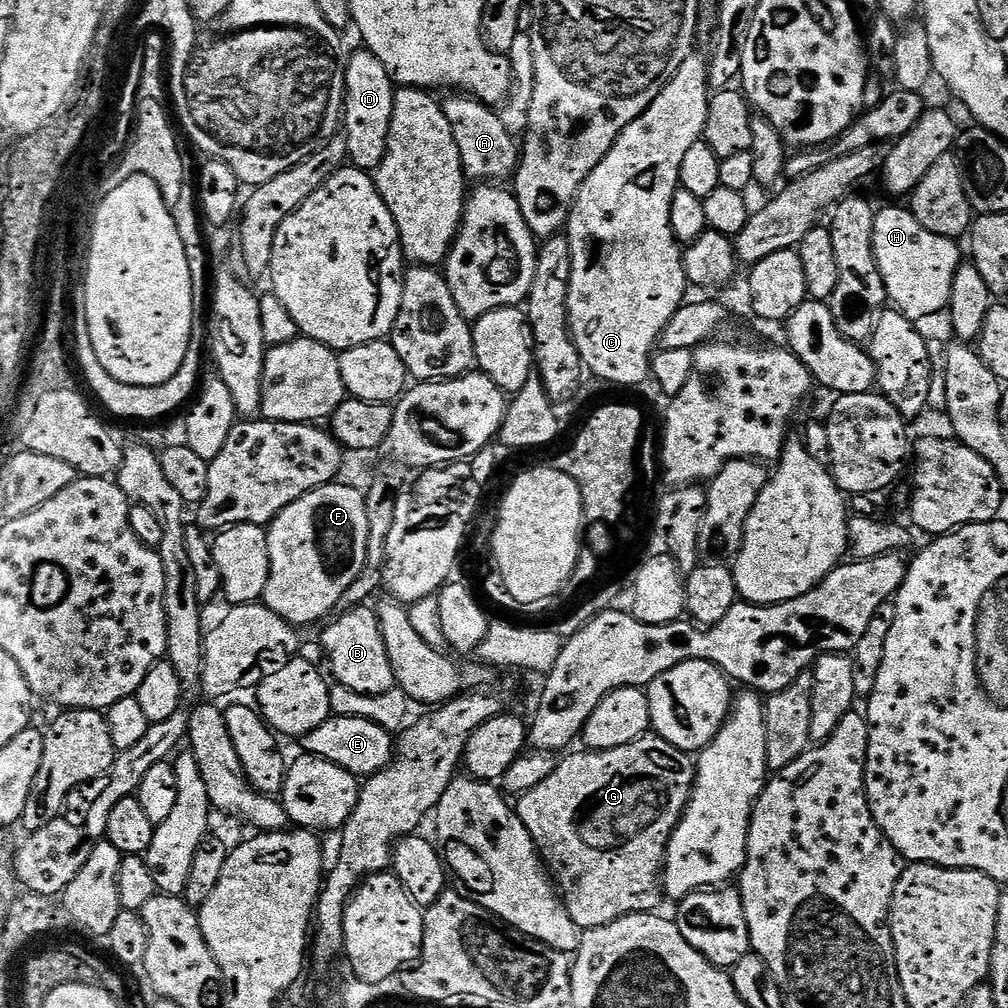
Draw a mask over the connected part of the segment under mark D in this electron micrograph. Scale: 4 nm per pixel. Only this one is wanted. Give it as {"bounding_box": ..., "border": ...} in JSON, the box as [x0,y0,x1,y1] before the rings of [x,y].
{"bounding_box":[342,50,397,174],"border":[[[359,50],[347,57],[344,65],[344,111],[342,132],[348,151],[347,163],[353,168],[372,174],[384,161],[388,135],[394,114],[394,94],[397,85],[392,83],[390,74],[382,62],[367,50]]]}

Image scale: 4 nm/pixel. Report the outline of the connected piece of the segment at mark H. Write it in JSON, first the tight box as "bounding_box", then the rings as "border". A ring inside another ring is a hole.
{"bounding_box":[874,207,962,322],"border":[[[907,207],[880,208],[874,218],[874,254],[878,262],[878,270],[884,279],[891,307],[901,312],[907,320],[920,322],[927,316],[936,316],[945,311],[950,298],[950,290],[954,286],[954,274],[962,263],[959,243],[946,238],[942,234],[930,234],[918,218]]]}

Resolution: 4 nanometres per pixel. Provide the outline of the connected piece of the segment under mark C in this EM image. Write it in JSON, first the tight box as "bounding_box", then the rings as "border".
{"bounding_box":[566,54,709,384],"border":[[[699,54],[690,55],[686,58],[686,62],[682,62],[678,74],[674,74],[674,78],[670,78],[670,82],[664,87],[662,94],[658,94],[658,98],[654,98],[654,102],[650,102],[648,109],[638,118],[634,118],[634,122],[630,122],[630,126],[626,126],[626,130],[622,130],[622,134],[616,139],[614,146],[606,154],[606,158],[602,158],[602,162],[598,162],[598,166],[594,166],[594,170],[586,178],[586,182],[576,195],[576,202],[572,205],[572,213],[568,215],[566,235],[572,251],[572,273],[568,287],[568,330],[572,333],[573,342],[578,346],[578,354],[582,358],[585,369],[591,375],[593,372],[598,379],[605,380],[608,384],[640,384],[644,379],[646,381],[649,379],[652,371],[652,357],[657,351],[662,330],[666,330],[666,322],[670,322],[670,318],[674,318],[680,305],[685,303],[684,291],[689,291],[690,285],[688,276],[684,272],[682,245],[672,233],[670,226],[670,202],[674,202],[674,194],[680,187],[682,158],[686,158],[686,150],[690,150],[690,146],[701,143],[706,126],[709,99],[708,61],[703,55],[701,57]]]}

